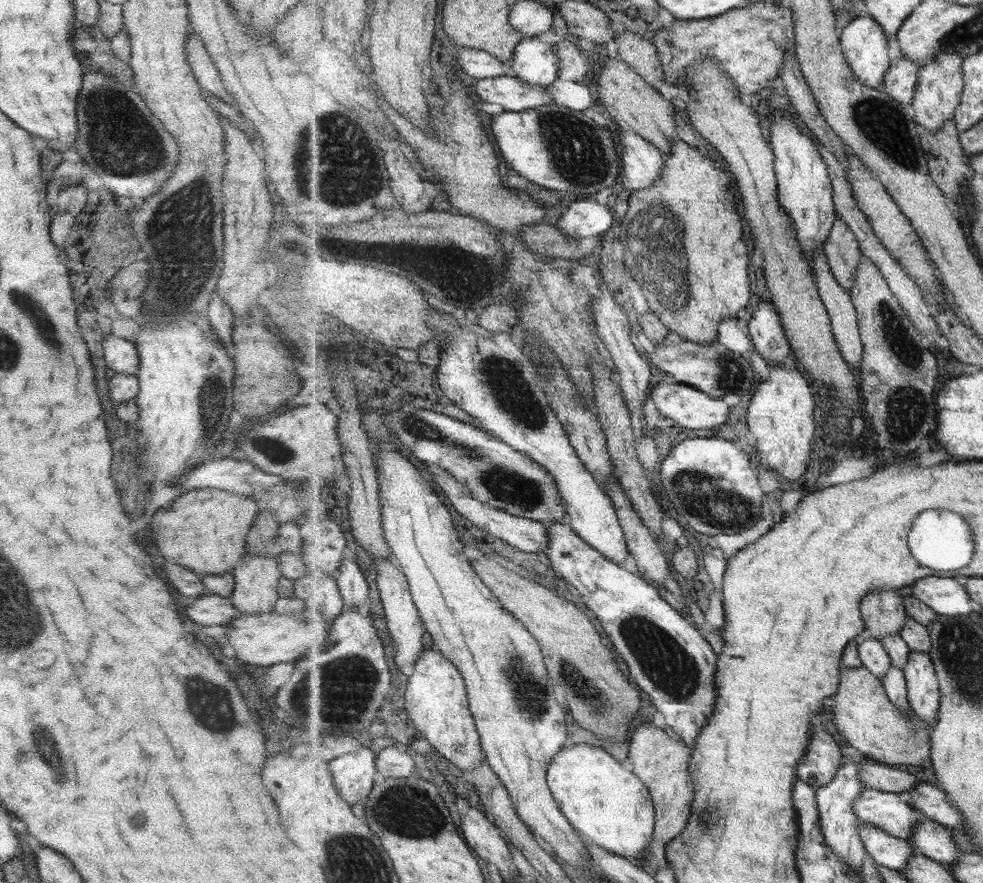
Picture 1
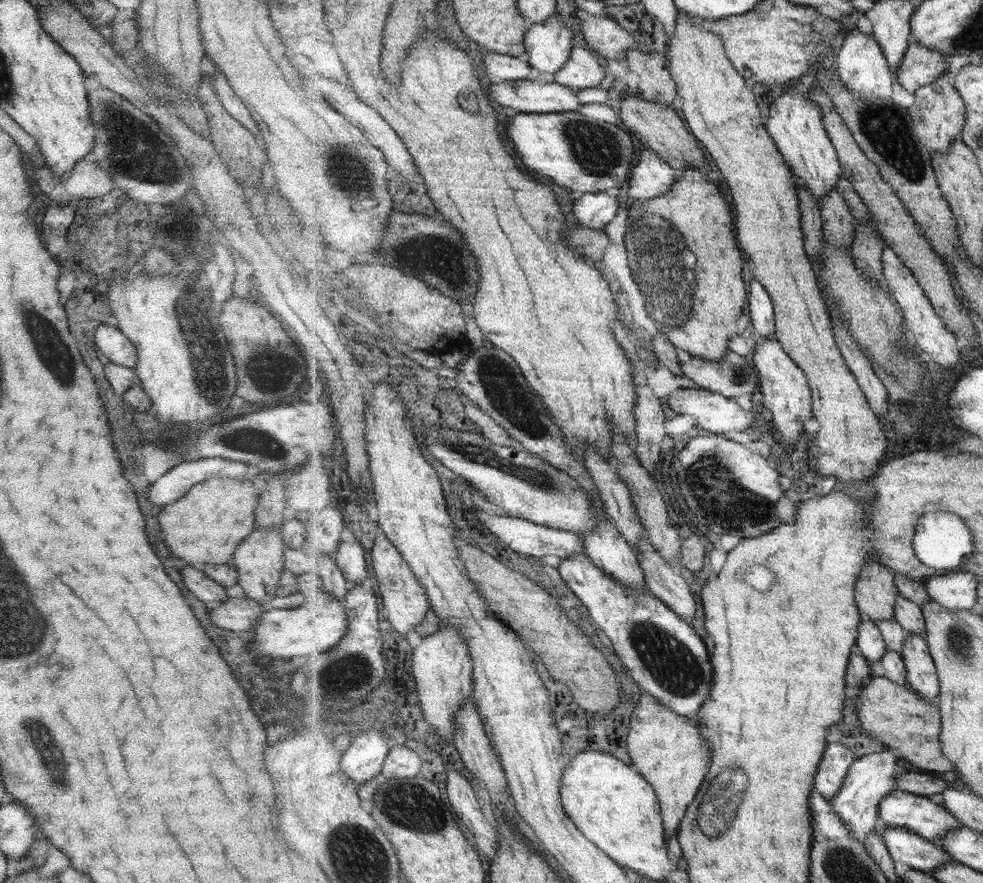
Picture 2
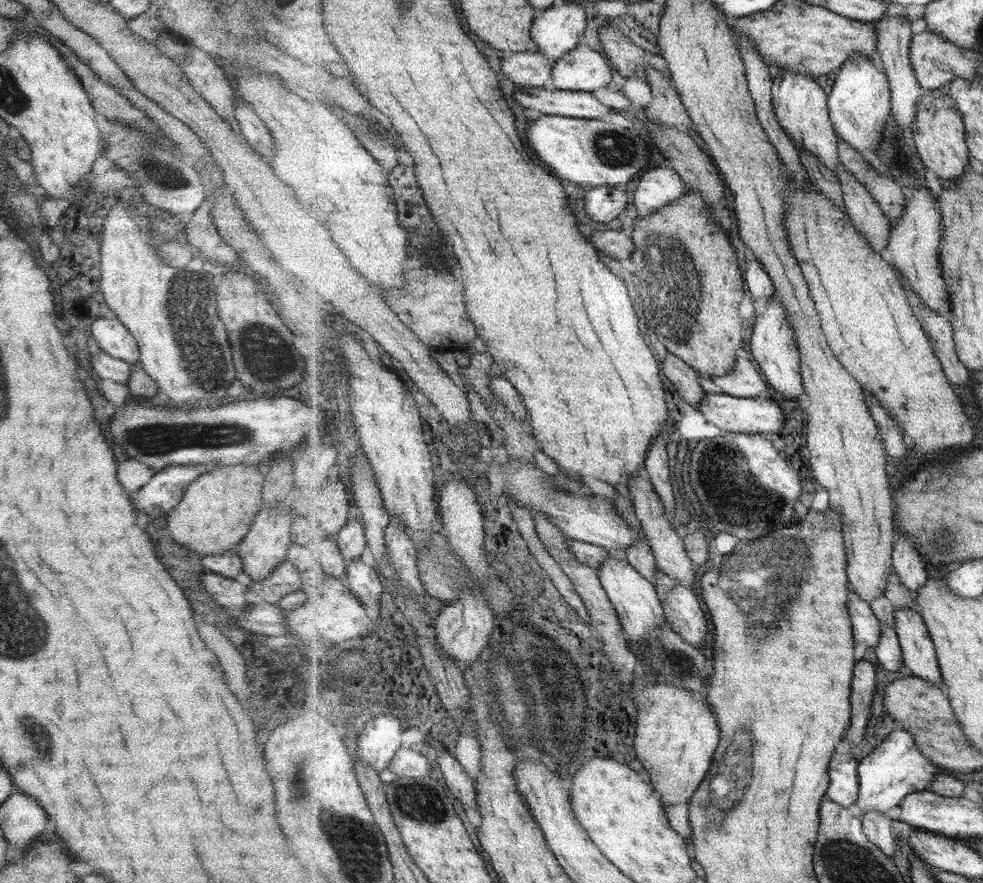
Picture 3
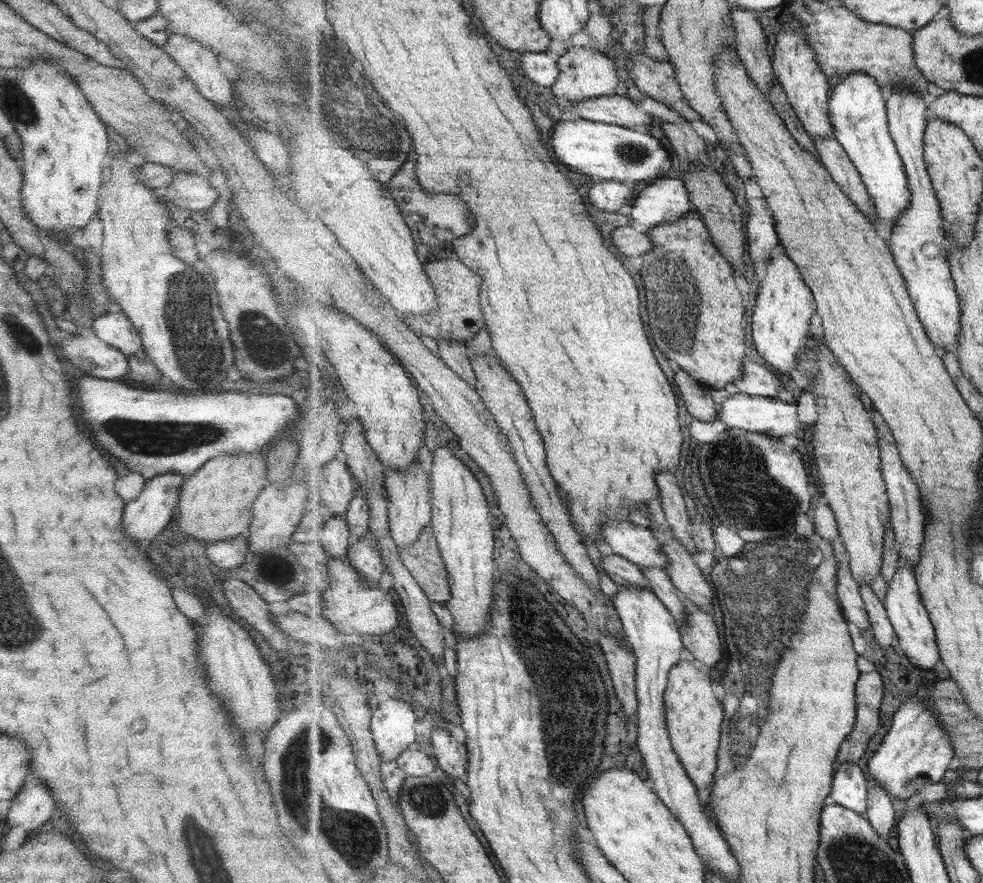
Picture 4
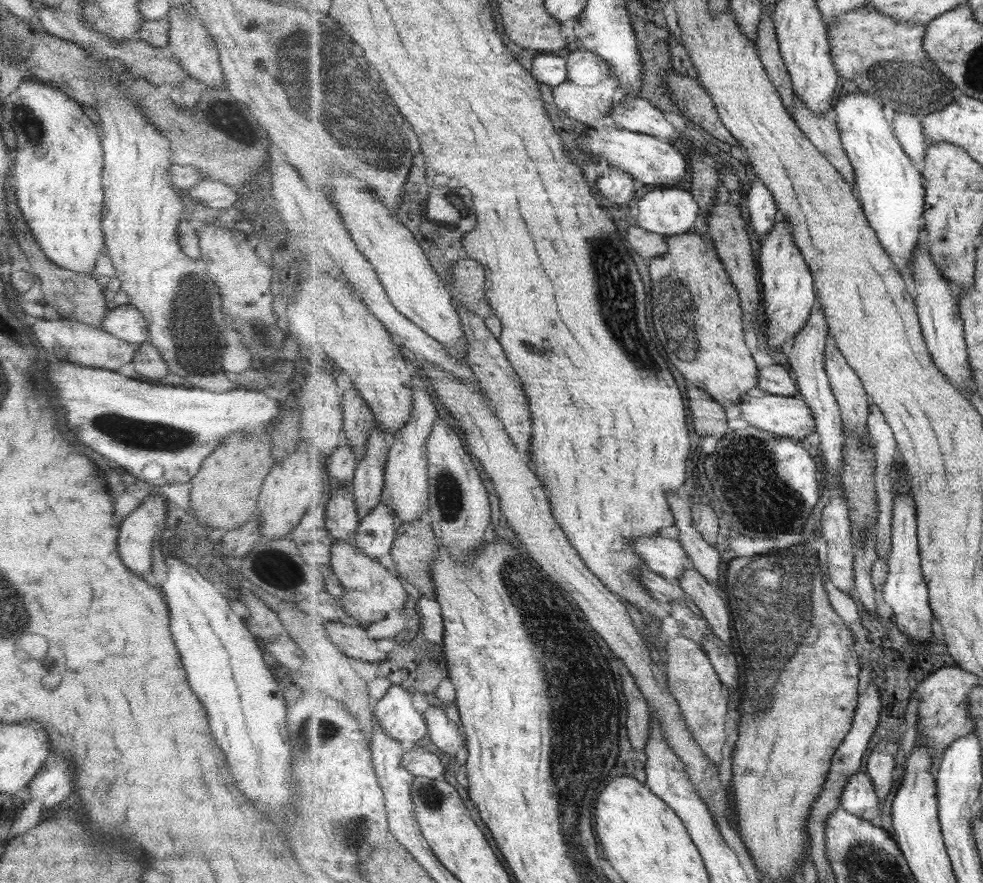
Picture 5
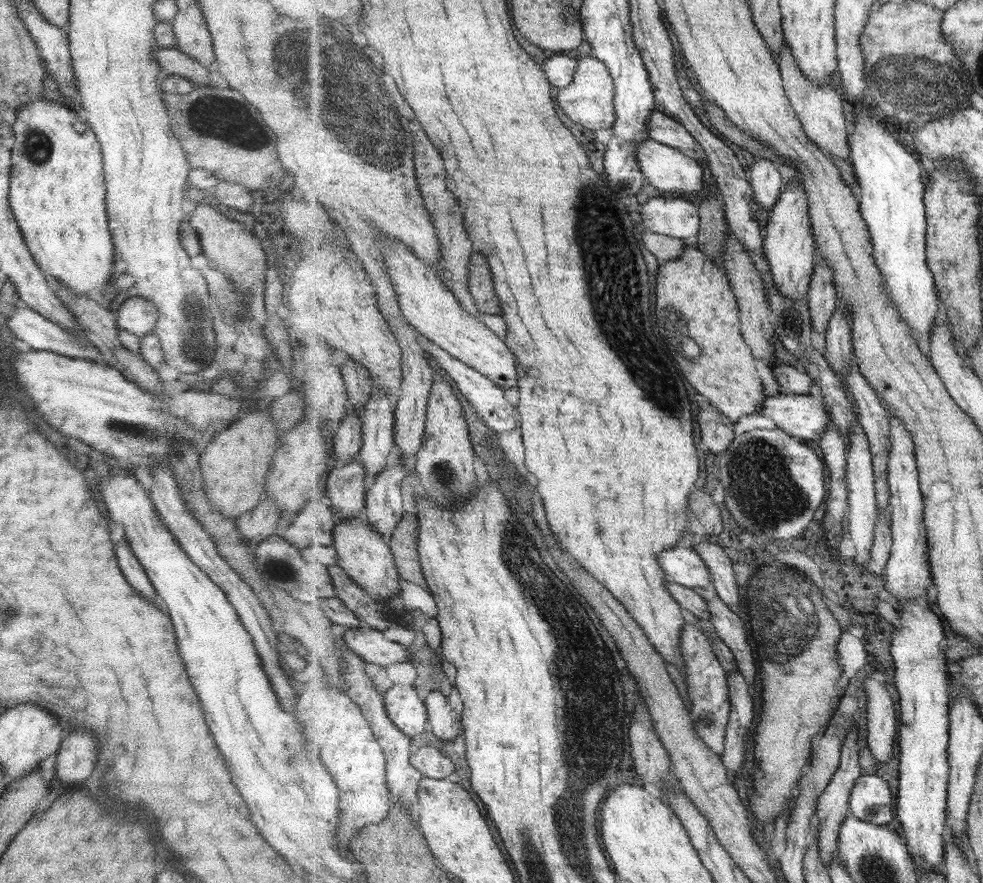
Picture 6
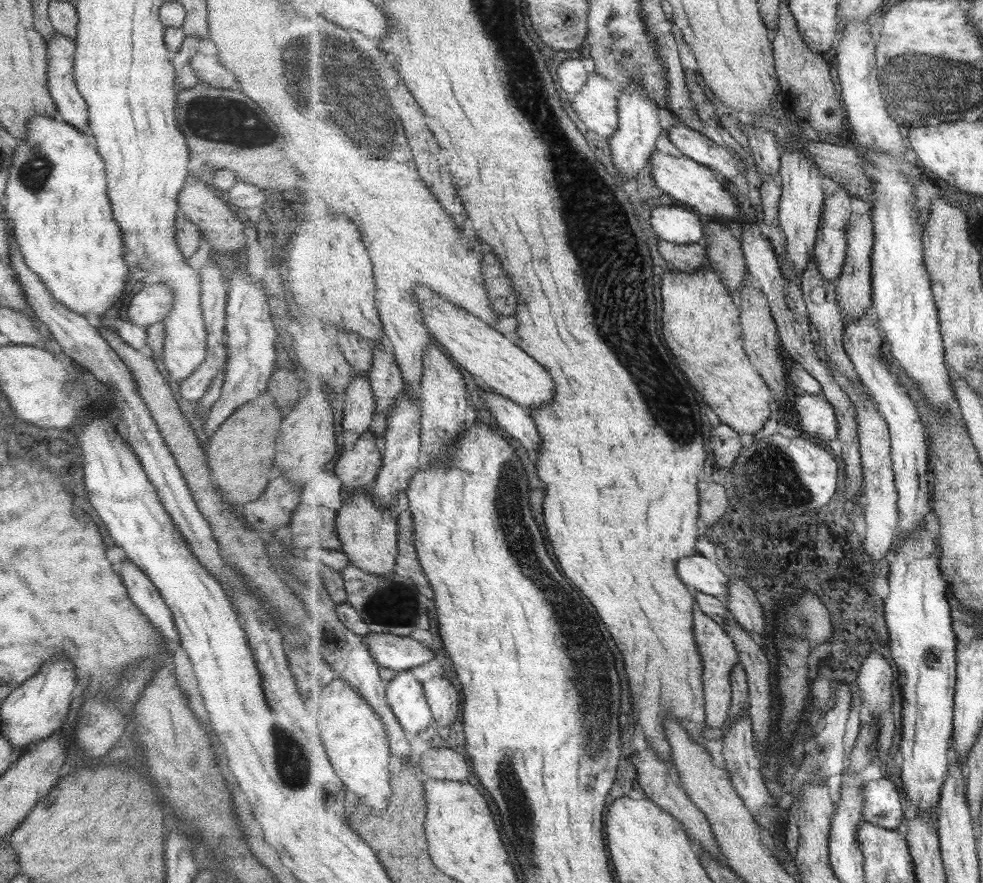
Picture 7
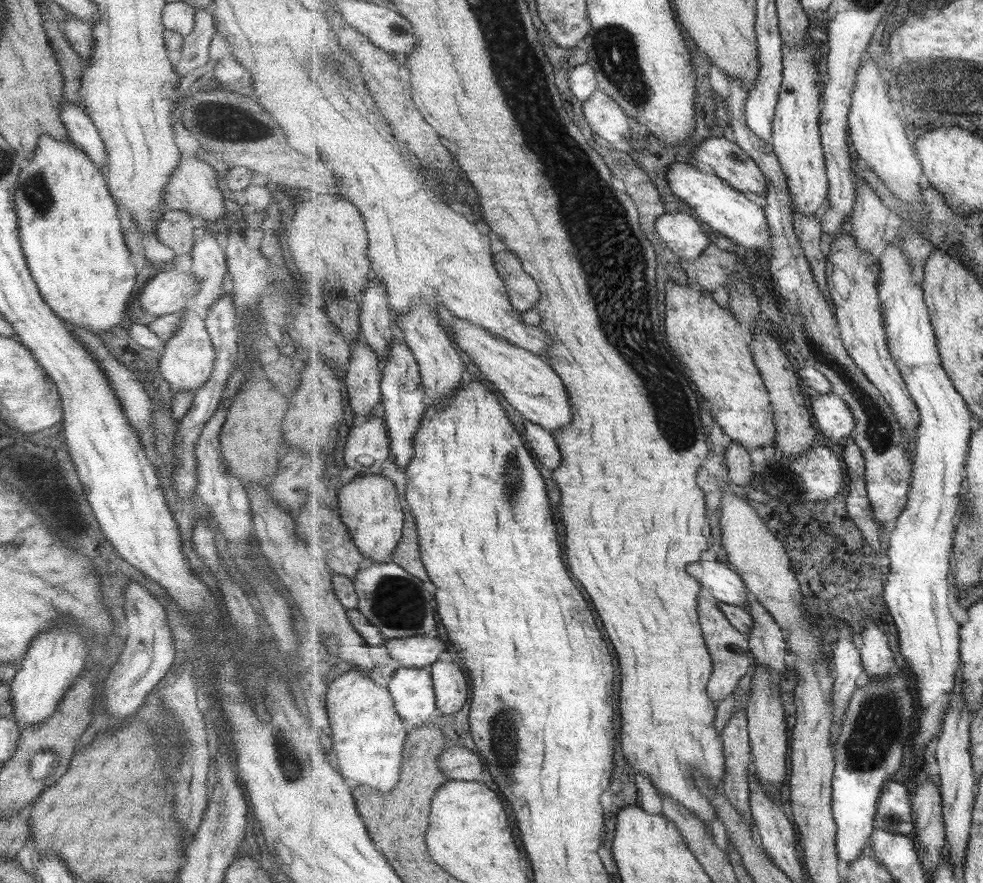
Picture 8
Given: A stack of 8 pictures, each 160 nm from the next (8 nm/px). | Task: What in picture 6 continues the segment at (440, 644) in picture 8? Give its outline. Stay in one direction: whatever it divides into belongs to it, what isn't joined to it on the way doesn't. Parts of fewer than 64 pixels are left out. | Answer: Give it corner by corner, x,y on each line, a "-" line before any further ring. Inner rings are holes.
366,626
342,631
342,638
347,647
355,651
367,663
375,663
384,668
395,662
410,662
411,656
409,656
407,647
403,647
393,640
387,640
381,629

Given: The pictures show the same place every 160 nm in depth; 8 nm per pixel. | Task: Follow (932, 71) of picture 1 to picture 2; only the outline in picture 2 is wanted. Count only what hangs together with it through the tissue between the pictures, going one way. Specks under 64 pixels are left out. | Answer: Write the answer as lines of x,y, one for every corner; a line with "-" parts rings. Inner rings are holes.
943,73
935,82
923,85
914,93
914,103
910,108
910,116
915,124
915,132
925,144
925,148
933,154
935,152
949,152
951,144
962,138
963,130
965,130
966,101
959,92
959,89
951,84
949,74

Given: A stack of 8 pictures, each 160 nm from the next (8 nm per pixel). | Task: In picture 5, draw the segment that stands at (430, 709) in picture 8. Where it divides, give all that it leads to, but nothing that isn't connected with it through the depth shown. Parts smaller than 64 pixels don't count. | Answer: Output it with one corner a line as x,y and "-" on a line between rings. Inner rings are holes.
392,684
386,694
374,703
376,720
383,725
383,731
397,742
412,746
428,733
426,718
417,712
413,695
401,685

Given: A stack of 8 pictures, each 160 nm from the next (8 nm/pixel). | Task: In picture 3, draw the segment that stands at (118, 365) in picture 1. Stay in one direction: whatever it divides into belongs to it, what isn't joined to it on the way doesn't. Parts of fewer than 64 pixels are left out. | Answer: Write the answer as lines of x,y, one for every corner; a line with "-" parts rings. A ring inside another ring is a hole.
115,316
109,319
94,320
90,324
90,338
95,340
95,344
99,347
100,352
104,352
107,356
122,360
127,364
138,362
138,346
135,339

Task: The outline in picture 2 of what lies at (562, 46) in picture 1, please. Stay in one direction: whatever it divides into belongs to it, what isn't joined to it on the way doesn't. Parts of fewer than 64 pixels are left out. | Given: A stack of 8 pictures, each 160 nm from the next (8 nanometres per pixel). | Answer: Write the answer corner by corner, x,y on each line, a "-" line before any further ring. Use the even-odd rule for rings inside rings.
577,43
567,64
554,74
554,81
579,92
589,87
603,86
609,76
607,68
601,66
593,52
583,43

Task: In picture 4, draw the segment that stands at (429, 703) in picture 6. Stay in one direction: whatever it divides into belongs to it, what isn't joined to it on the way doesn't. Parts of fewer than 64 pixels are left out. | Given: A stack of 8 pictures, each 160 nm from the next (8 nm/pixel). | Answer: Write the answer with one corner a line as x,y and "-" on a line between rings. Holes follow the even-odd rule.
437,728
429,736
434,744
433,757
440,768
454,780
464,778
468,772
468,748
451,737
449,730

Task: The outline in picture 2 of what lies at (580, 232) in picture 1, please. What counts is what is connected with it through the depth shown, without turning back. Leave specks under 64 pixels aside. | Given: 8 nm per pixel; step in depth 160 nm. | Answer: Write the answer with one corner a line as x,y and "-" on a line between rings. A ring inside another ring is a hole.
589,192
572,203
572,212
577,224
595,230
605,230
605,226
617,216
621,204
619,198
604,192

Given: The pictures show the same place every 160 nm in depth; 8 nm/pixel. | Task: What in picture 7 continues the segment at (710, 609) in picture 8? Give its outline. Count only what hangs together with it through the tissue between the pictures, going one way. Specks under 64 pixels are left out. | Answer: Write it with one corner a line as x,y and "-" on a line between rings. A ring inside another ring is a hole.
698,606
694,607
694,633
695,640
699,645
699,653
703,657
703,686
706,692
706,717
707,725
711,729
723,730
727,719
730,717
730,710
733,705
731,671
733,667
741,662
739,651
735,649
734,640
731,640
725,626
711,619
701,611

